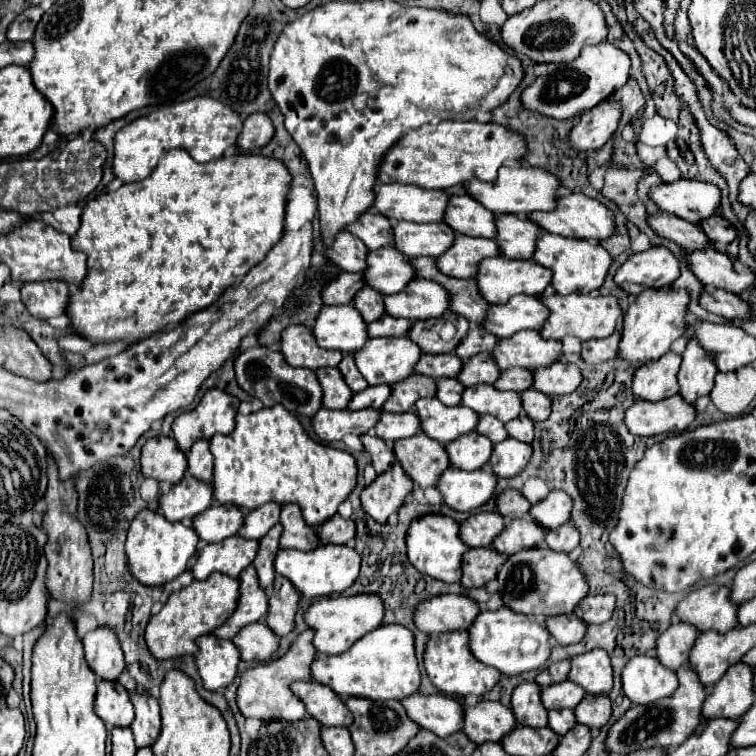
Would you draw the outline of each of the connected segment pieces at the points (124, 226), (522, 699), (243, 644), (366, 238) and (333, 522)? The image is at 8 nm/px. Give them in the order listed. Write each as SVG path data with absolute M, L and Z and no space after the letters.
M176 148L176 150L166 152L160 158L158 166L154 168L154 172L146 180L140 180L136 184L134 182L124 184L114 192L102 194L94 200L86 202L86 206L82 210L80 230L72 238L74 250L80 250L88 256L88 274L86 274L82 286L78 288L78 292L70 296L70 302L66 308L66 312L72 316L72 328L76 332L80 332L82 336L90 338L90 342L94 342L94 344L116 342L116 340L132 344L132 342L138 342L138 340L152 336L158 330L168 328L170 324L178 326L190 314L212 306L212 302L216 302L216 298L220 298L226 288L242 282L242 278L250 272L250 268L256 266L258 262L262 262L262 258L266 258L268 250L282 238L288 190L290 190L290 172L286 170L286 166L282 166L282 162L274 162L274 158L266 158L262 154L234 154L230 158L222 156L214 162L198 164L198 162L194 162L194 158L190 158L190 154L186 150Z
M522 682L512 694L512 712L518 720L518 726L544 728L548 726L548 710L540 700L540 686L536 682Z
M256 622L242 628L242 632L232 642L240 646L242 660L264 662L278 650L280 640L276 634L270 634L270 630L266 630L264 622Z
M370 210L358 218L348 230L358 236L370 250L378 250L384 246L390 246L394 242L394 230L388 218L382 218L382 214Z
M334 514L320 526L318 536L324 544L346 544L356 536L356 526L350 518L346 520L340 514Z

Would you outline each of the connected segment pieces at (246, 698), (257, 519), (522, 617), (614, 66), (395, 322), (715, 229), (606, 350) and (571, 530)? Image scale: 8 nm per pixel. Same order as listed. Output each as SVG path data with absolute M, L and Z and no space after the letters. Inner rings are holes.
M310 628L304 630L294 640L290 650L282 658L278 658L274 662L268 662L268 664L260 664L256 668L250 668L240 676L238 708L246 718L254 716L254 718L260 718L260 720L266 720L266 722L268 720L296 722L300 718L306 718L306 708L302 706L302 702L298 702L298 698L294 698L294 694L290 690L290 684L296 682L296 680L310 680L312 678L310 664L316 658L312 638L314 638L314 630L310 630Z
M268 502L264 506L260 506L258 510L252 510L246 520L244 526L240 528L240 536L242 538L254 538L260 540L262 536L268 534L268 530L280 520L280 510L282 506L278 502Z
M510 608L500 610L486 610L480 612L474 624L468 630L470 634L470 652L486 666L500 670L504 676L524 674L528 670L538 670L546 666L550 652L552 652L552 638L550 632L542 622L528 618L526 614L518 614Z
M610 42L582 48L580 56L566 64L544 64L538 68L538 78L532 86L522 92L522 102L526 108L552 118L572 118L582 114L602 100L610 98L618 88L622 88L630 78L630 58L626 52Z
M384 316L384 318L368 324L368 334L372 338L378 338L378 336L406 336L410 326L412 326L412 322L406 320L406 318Z
M710 216L708 220L702 220L700 226L708 234L708 238L714 242L714 246L718 250L724 250L738 236L736 228L722 216Z
M614 332L608 338L588 340L582 346L582 358L584 358L584 362L596 366L596 364L602 364L602 362L618 358L618 342L620 342L620 338L622 338L620 332Z
M570 524L550 530L546 536L546 546L556 552L570 552L574 546L578 546L578 542L580 542L580 534L576 526L570 526Z

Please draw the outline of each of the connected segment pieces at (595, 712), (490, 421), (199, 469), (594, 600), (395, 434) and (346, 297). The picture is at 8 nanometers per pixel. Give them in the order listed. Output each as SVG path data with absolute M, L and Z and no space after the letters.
M586 694L582 702L574 708L574 714L578 724L584 724L588 728L602 728L612 716L612 702L608 696Z
M480 416L480 422L476 426L476 432L478 434L484 434L486 438L490 438L494 444L496 442L502 442L508 434L506 434L506 428L502 422L498 422L498 418L490 418L490 416Z
M200 438L194 442L194 446L188 452L188 472L204 482L212 482L212 472L214 472L214 460L208 450L208 440Z
M598 594L598 596L586 596L576 608L574 614L582 618L586 624L602 624L612 618L616 606L616 598L612 594Z
M382 412L380 422L376 424L374 430L376 430L378 438L382 438L386 442L396 442L396 440L416 436L420 432L420 422L414 412L406 412L406 414Z
M342 272L336 276L322 292L322 300L326 306L338 306L338 304L352 304L354 294L366 286L364 274L350 274Z

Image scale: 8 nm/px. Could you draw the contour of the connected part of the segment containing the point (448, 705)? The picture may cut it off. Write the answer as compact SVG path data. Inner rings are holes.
M412 694L402 700L408 716L418 722L422 728L448 738L454 732L462 730L464 706L452 696L444 694Z

